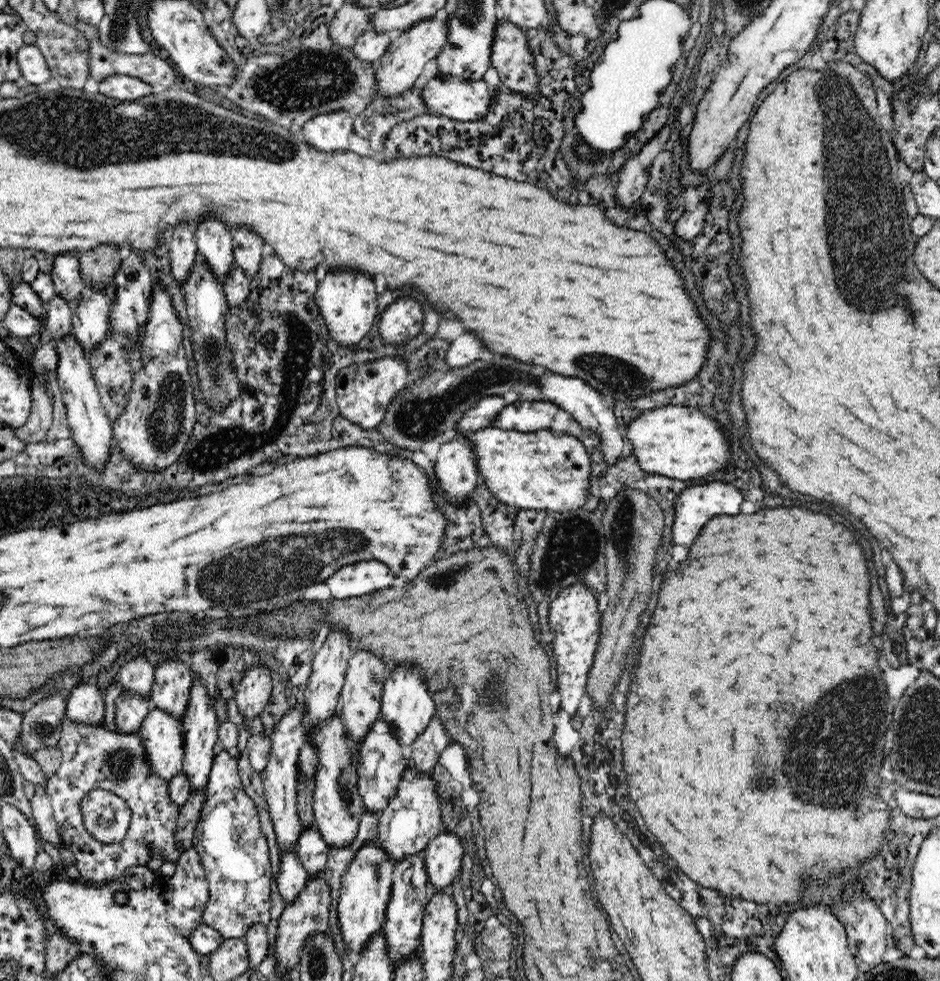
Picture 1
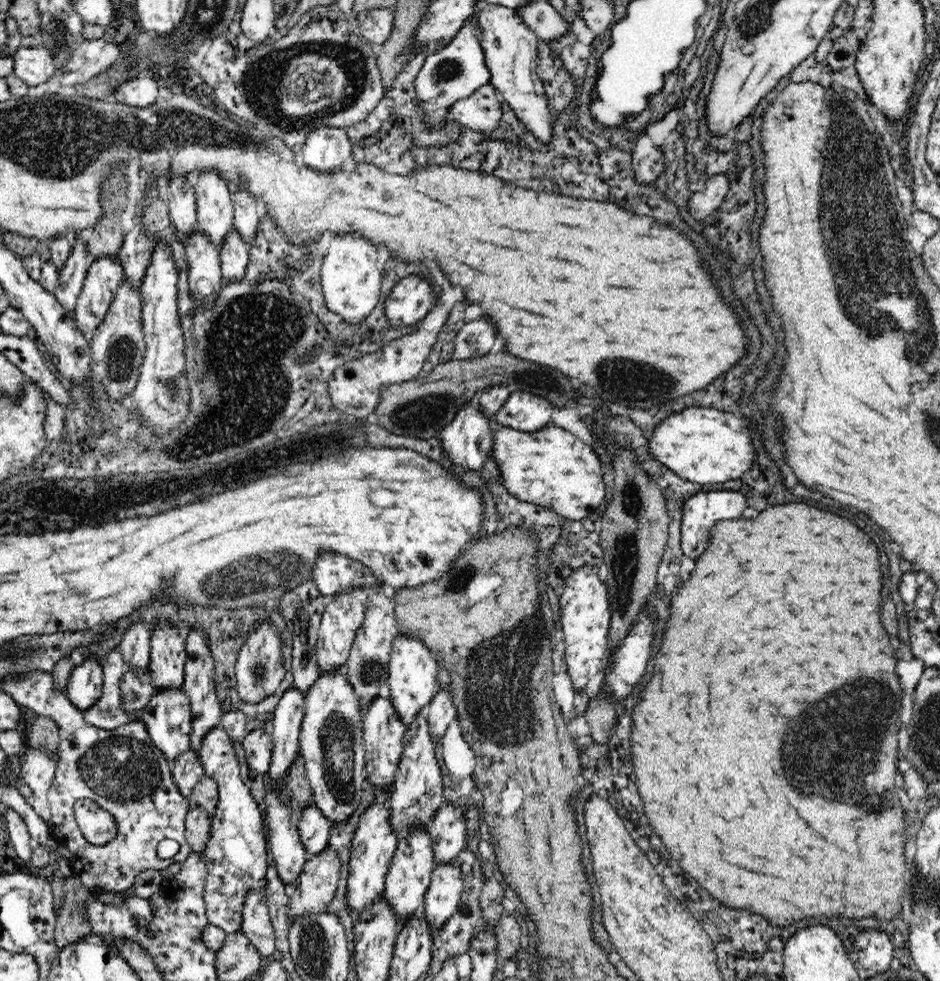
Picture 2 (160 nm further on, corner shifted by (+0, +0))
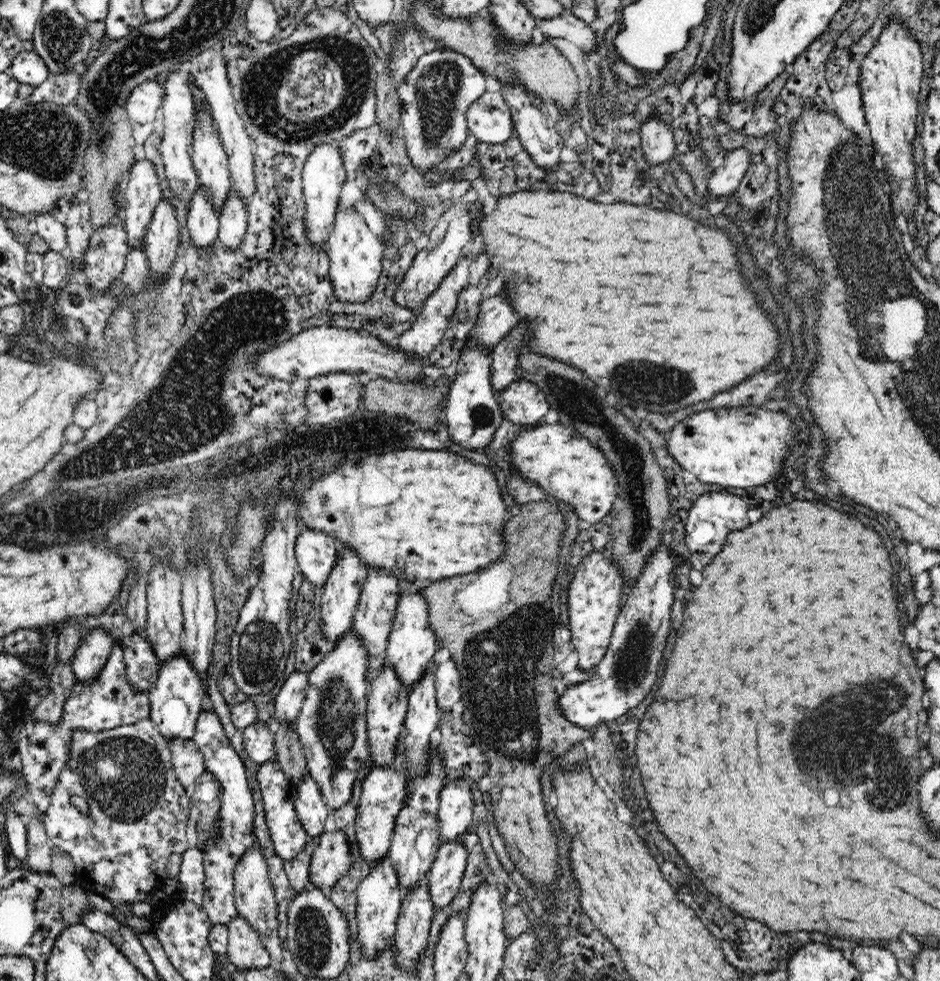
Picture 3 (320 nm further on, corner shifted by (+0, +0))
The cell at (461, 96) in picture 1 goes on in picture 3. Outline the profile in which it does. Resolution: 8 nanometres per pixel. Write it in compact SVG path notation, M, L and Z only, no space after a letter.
M486 91L476 102L470 104L466 112L466 123L469 134L474 135L478 142L488 144L504 144L512 138L512 132L515 132L514 123L511 117L509 104L501 91Z

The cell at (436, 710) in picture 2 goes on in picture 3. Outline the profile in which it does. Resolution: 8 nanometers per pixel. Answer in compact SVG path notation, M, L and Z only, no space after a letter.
M452 657L437 665L434 672L434 685L436 685L436 702L439 712L450 711L452 706L461 700L460 673Z

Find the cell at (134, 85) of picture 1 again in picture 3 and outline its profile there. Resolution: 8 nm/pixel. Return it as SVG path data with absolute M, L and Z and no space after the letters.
M146 80L130 92L126 98L127 117L144 125L153 123L163 103L164 87L153 80Z

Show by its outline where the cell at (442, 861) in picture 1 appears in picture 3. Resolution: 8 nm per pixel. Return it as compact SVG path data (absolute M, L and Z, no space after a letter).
M464 777L446 784L440 792L438 806L438 825L440 825L441 842L460 840L461 834L468 830L472 822L474 801L472 799L472 784L477 778Z

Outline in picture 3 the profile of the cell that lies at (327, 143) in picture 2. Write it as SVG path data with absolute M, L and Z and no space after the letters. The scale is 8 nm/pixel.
M326 142L326 144L314 146L312 154L308 156L308 160L303 166L301 175L306 201L306 214L304 215L305 235L308 237L312 247L322 246L329 239L330 232L332 232L338 208L338 196L340 196L342 184L347 180L347 174L337 145Z

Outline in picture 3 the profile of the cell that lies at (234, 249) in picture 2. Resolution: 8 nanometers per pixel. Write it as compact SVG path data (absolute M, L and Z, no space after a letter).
M231 188L219 210L219 233L217 236L229 252L230 250L236 252L238 245L242 242L249 221L247 209L248 206L242 201L242 197L234 191L234 188Z

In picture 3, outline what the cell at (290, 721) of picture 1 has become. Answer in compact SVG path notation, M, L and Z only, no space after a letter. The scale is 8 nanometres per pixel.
M300 671L292 672L274 698L275 715L280 721L295 721L298 718L305 699L305 690L309 682L307 674Z

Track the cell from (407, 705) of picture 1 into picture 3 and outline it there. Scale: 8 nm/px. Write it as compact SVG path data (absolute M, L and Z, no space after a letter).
M420 591L402 592L397 602L396 614L391 626L390 636L387 642L387 660L398 673L398 679L409 690L422 678L434 658L434 652L438 649L436 636L430 627L430 615L425 596Z

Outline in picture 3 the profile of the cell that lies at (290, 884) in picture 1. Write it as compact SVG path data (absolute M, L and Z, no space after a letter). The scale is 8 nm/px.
M276 760L263 762L257 770L257 781L263 796L265 821L274 843L274 849L282 860L292 860L306 846L306 829L302 826L295 811L296 785L286 777Z

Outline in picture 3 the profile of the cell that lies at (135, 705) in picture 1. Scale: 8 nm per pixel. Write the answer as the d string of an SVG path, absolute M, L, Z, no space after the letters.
M129 631L118 645L123 650L126 677L130 685L138 691L148 691L157 681L160 665L150 641L145 635Z

